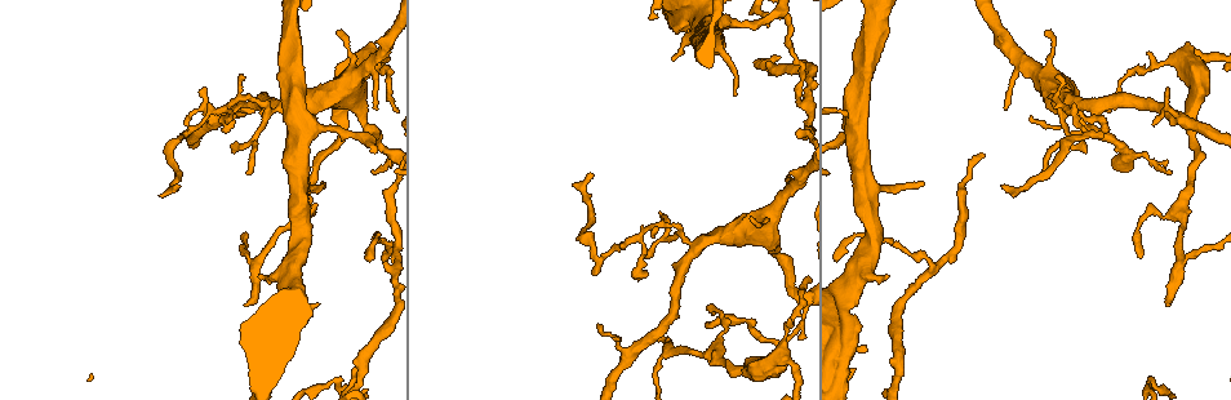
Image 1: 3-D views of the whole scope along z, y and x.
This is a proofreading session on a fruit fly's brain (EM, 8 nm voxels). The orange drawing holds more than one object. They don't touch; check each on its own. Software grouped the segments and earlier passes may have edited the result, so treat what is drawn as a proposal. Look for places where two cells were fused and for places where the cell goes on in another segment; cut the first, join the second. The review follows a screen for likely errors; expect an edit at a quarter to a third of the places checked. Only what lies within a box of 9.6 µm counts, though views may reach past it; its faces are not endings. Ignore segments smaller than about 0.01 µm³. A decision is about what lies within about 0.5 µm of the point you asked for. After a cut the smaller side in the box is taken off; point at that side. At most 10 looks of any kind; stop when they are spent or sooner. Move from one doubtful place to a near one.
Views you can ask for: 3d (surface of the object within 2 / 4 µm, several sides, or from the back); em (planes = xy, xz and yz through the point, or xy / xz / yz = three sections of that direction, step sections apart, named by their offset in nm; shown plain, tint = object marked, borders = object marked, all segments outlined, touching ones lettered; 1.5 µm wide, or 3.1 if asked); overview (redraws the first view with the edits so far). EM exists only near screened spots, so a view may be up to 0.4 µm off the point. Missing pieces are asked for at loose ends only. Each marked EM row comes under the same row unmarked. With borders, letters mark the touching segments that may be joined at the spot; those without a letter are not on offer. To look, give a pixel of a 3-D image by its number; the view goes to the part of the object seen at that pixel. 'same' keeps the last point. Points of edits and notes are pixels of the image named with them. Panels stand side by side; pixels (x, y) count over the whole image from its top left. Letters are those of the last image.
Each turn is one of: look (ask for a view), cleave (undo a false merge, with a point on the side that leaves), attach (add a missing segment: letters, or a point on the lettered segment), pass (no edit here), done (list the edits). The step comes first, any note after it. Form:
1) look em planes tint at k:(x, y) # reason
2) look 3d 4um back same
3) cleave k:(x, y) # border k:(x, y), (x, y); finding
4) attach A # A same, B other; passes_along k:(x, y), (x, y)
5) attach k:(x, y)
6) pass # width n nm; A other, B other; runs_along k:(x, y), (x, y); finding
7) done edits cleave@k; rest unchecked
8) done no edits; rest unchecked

look 3d 4um at 1:(1006, 108) # tapers out

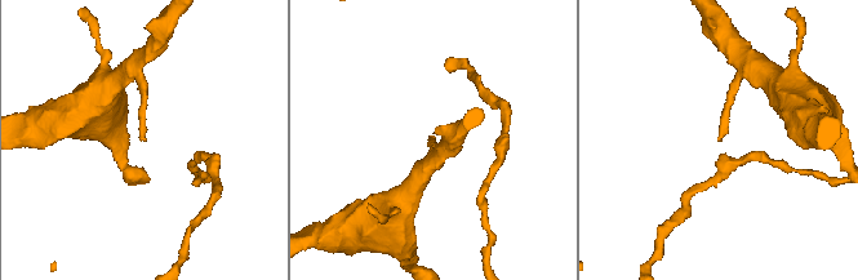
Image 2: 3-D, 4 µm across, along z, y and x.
look em planes borders at 2:(720, 141)

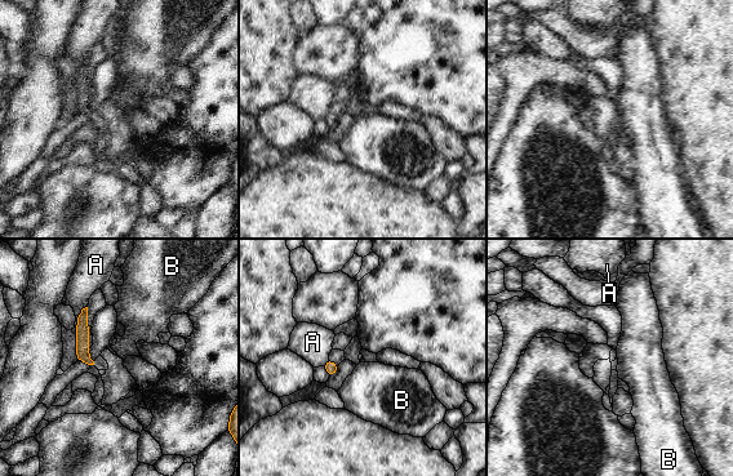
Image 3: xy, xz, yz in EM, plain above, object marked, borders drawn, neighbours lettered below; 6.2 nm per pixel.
pass # A other, B other; border 3:(87, 306), (78, 316), (79, 360); none of them fits

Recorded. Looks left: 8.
look em xy step 4 tint at 1:(337, 31) # branch stops here

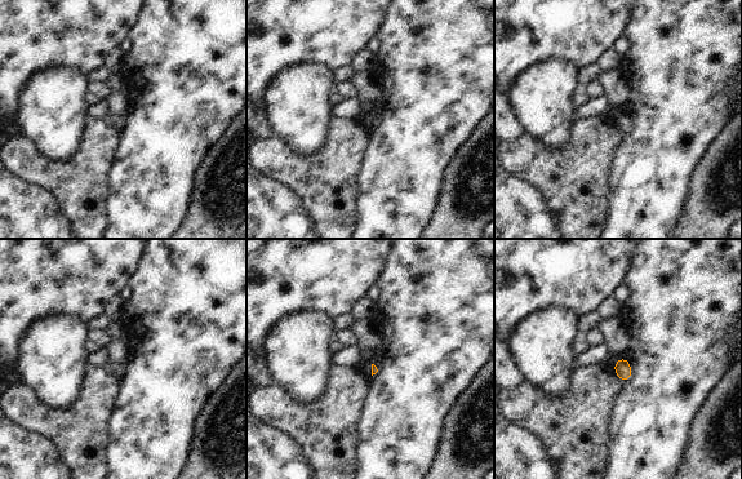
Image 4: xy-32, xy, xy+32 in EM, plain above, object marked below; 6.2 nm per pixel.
look em planes tint same # cut it another way

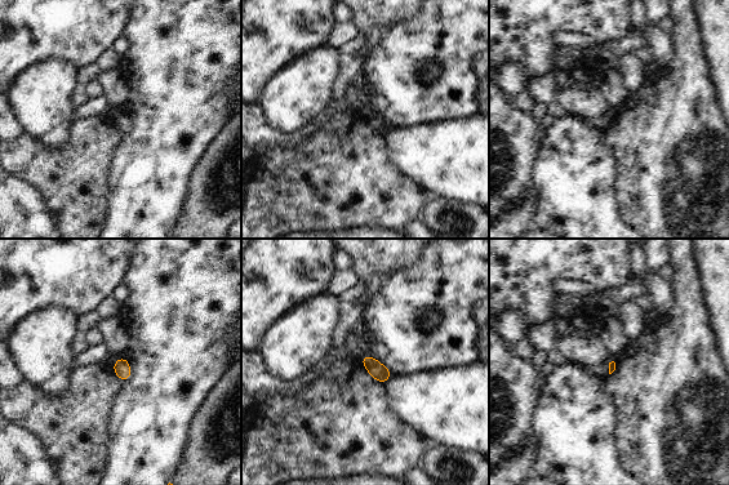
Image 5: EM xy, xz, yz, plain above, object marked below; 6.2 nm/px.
look em planes borders same # what lies round it

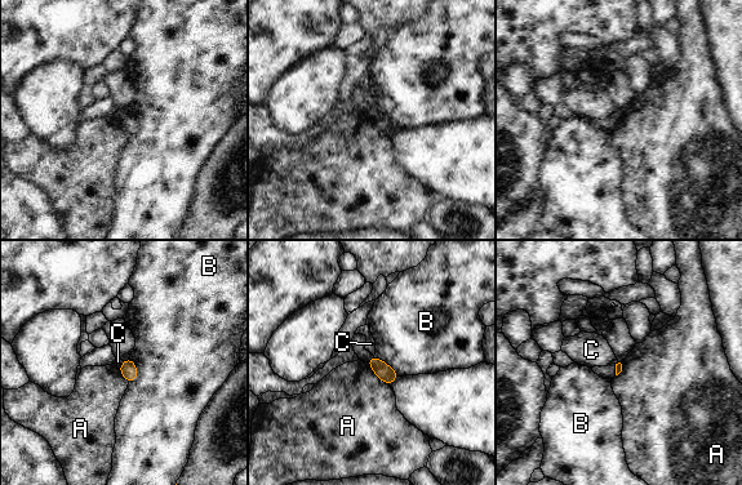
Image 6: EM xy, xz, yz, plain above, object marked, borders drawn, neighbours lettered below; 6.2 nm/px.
pass # A other, B other, C other; border 6:(367, 363), (389, 385); no lettered segment goes on from it

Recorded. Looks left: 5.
look 3d 4um at 1:(185, 134) # abrupt turn

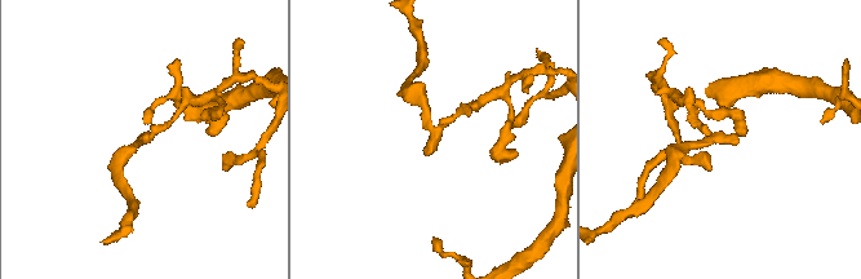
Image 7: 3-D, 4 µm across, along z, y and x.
look em yz step 8 tint at 7:(145, 137)

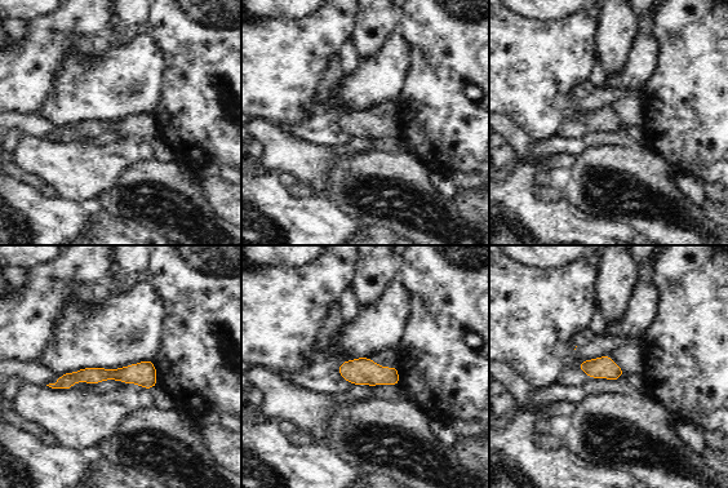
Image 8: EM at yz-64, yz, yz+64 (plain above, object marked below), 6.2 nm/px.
look em planes borders same

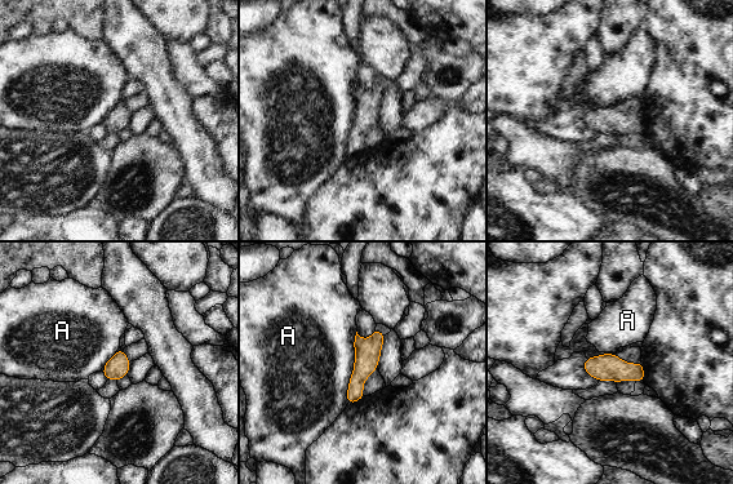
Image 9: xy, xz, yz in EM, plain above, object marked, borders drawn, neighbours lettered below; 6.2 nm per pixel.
pass # width 140 nm; A other; runs_along 9:(377, 334), (350, 399); continuous, no second cell

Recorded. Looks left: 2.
look em xy step 8 tint at 1:(246, 173) # free end

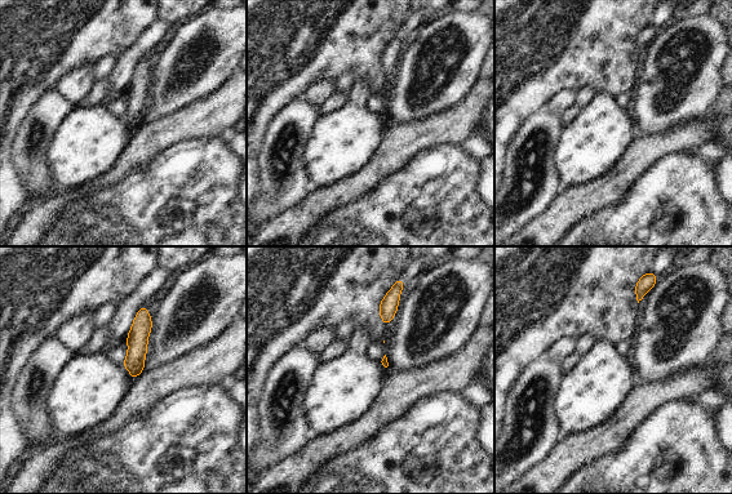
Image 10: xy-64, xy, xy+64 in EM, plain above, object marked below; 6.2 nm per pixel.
look em xy step 8 borders same # what lies round it

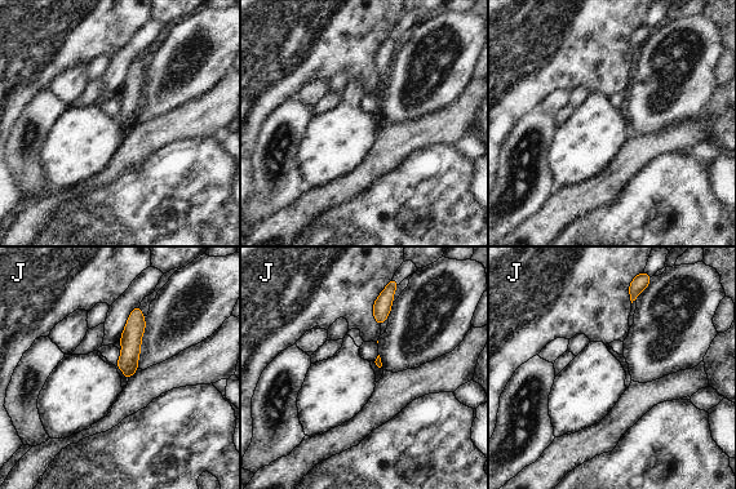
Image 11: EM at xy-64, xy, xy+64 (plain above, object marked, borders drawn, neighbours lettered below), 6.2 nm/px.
pass # J other; border 11:(386, 287), (373, 303), (380, 327); none of them fits

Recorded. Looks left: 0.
done no edits; rest unchecked

